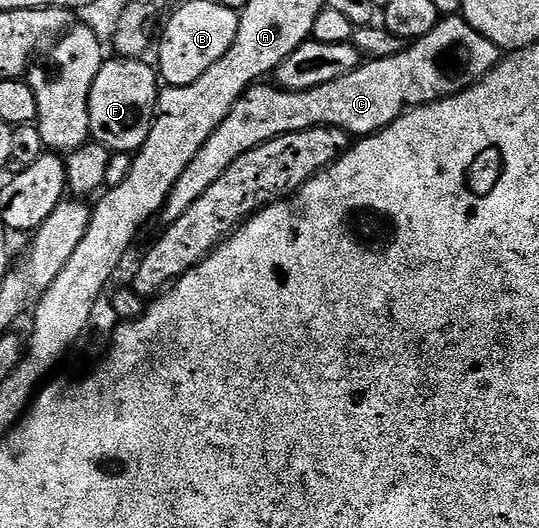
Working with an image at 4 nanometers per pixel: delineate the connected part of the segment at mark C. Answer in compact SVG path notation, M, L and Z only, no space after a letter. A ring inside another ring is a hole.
M446 16L438 19L437 24L423 38L412 41L404 52L382 60L366 59L361 67L335 82L327 82L318 88L306 92L286 92L273 88L254 86L235 102L231 114L211 138L191 158L187 170L179 174L179 182L171 190L163 209L164 223L171 225L239 158L246 148L254 144L263 144L267 138L282 136L284 132L299 132L306 128L328 126L342 128L357 138L371 136L382 128L395 122L410 108L422 108L437 100L446 100L448 96L467 90L480 80L503 59L502 49L491 42L479 30L466 22L464 16ZM253 128L261 128L256 132Z

